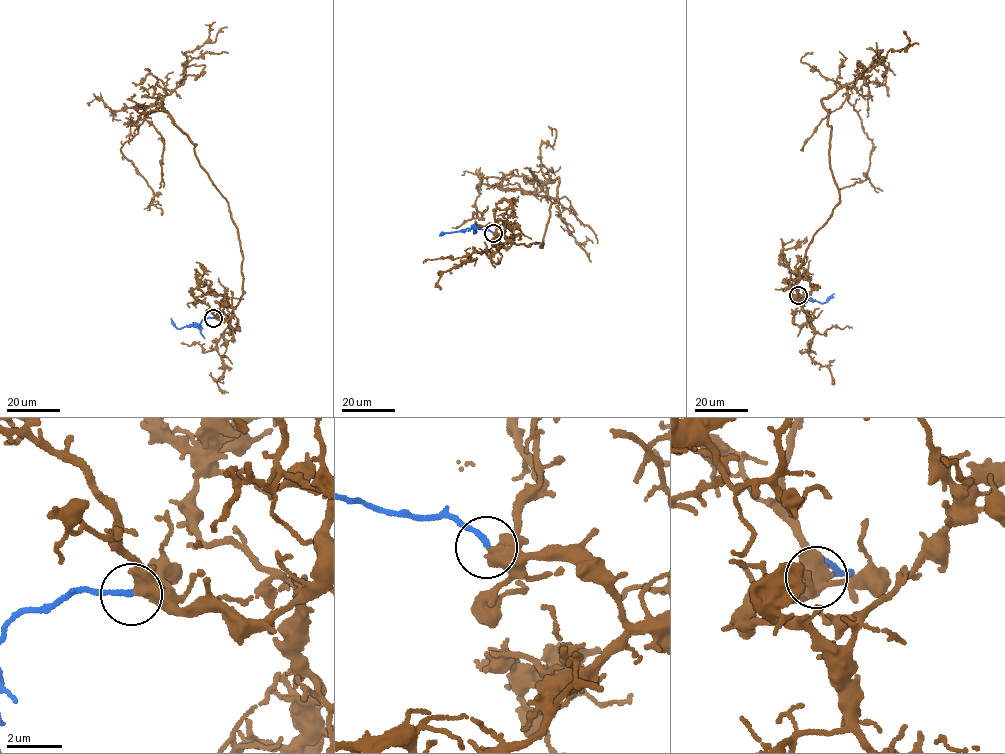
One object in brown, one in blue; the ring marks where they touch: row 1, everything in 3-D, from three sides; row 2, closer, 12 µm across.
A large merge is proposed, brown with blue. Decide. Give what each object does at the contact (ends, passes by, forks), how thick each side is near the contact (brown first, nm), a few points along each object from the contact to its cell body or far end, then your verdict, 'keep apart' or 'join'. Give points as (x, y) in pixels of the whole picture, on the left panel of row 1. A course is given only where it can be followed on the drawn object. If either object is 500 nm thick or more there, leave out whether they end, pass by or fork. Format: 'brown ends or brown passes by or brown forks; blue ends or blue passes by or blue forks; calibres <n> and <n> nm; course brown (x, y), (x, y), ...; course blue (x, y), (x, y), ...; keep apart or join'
brown passes by; blue ends; calibres 440 and 190 nm; course brown (214, 317), (229, 319), (242, 294), (237, 229), (195, 145), (160, 108), (144, 116), (120, 151), (161, 215); course blue (214, 317), (180, 329), (175, 327), (171, 318); join

